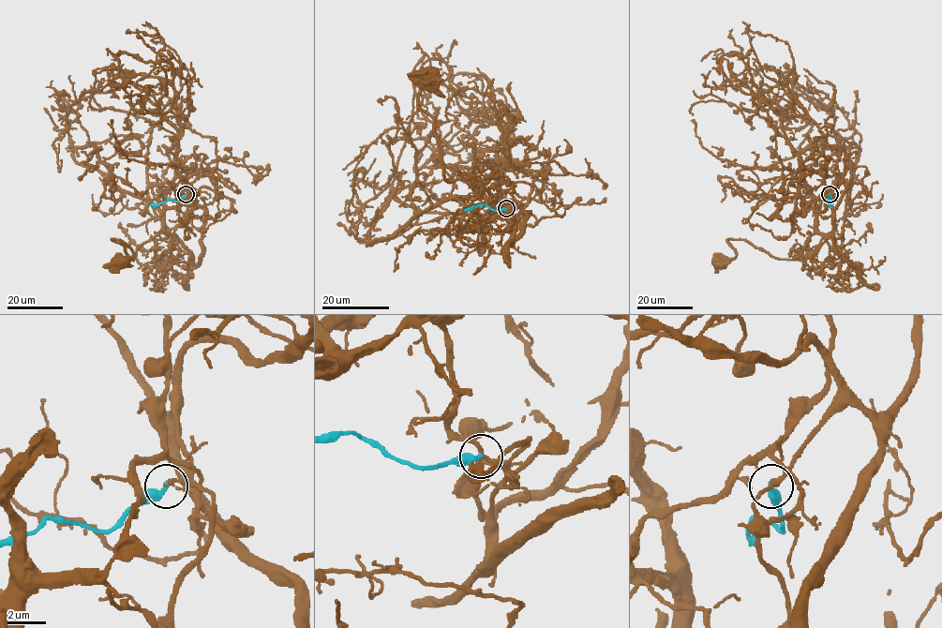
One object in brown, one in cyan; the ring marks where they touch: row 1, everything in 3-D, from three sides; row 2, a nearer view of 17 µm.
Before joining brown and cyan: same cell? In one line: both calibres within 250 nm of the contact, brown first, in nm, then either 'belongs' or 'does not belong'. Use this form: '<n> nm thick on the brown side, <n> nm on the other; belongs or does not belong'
180 nm thick on the brown side, 360 nm on the other; belongs

